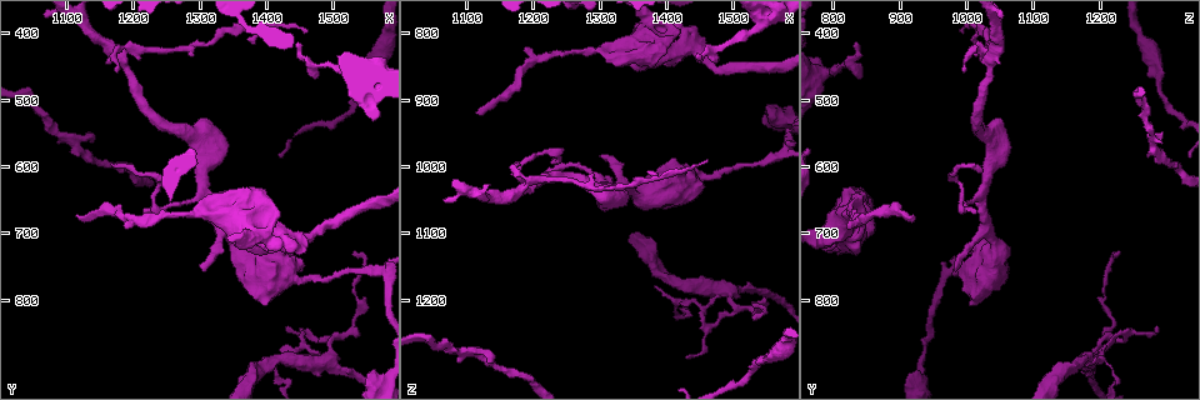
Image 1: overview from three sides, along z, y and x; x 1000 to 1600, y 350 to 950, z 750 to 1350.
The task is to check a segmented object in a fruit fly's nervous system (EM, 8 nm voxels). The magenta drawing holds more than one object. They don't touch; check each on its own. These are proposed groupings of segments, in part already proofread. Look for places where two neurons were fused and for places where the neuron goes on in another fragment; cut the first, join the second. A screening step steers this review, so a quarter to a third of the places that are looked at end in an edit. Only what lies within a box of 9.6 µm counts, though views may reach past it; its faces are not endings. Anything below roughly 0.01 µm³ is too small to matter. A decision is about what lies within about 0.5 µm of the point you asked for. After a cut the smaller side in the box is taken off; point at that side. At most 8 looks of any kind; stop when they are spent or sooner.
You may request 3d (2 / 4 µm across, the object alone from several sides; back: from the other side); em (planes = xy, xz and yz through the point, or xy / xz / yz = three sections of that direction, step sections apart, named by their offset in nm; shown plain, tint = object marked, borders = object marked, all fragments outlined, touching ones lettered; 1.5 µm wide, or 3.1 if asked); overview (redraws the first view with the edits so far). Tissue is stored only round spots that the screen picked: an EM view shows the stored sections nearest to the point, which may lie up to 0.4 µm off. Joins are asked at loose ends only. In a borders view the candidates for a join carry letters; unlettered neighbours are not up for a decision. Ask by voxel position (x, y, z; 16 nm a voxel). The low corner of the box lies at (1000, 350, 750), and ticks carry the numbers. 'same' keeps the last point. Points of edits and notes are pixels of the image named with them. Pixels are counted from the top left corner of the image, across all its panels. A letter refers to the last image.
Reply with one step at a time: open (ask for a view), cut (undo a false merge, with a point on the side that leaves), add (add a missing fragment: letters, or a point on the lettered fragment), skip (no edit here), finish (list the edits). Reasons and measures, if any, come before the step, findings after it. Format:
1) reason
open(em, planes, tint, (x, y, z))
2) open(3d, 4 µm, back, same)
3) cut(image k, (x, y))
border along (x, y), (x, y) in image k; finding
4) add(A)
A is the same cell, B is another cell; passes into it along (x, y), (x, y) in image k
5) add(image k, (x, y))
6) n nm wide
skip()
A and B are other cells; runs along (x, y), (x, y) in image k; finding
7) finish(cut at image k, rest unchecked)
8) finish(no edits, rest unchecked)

open(3d, 4 µm, (1460, 845, 1240))

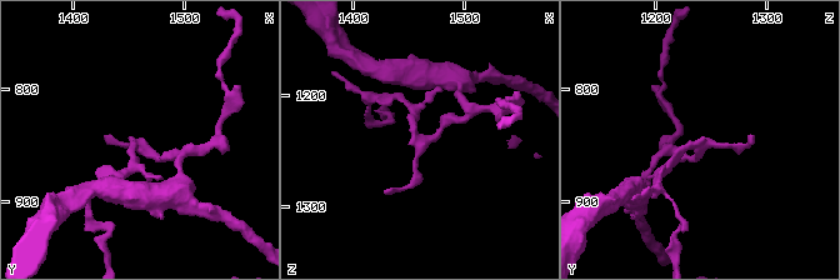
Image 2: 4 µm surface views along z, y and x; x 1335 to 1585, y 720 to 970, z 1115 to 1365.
now the EM
open(em, xz, step 8, tint, (1456, 850, 1238))

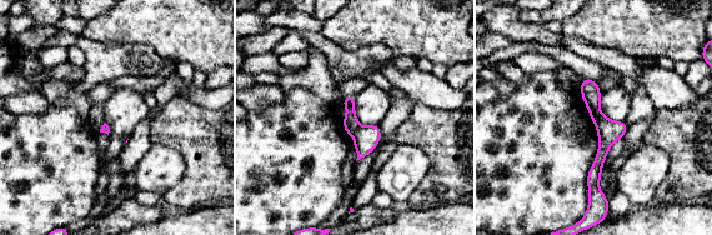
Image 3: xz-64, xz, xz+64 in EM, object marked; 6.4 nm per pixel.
cut it another way
open(em, planes, borders, same)

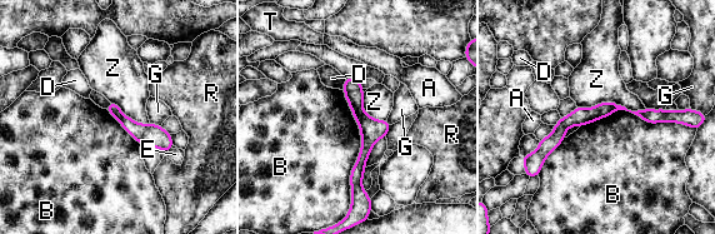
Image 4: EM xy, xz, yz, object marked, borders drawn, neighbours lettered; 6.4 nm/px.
B touches over 750 nm
cut(image 4, (353, 89))
A, B, D, E, G, R, T and Z are other cells; border along (364, 114), (359, 124) in image 4; a second neuron is stuck on

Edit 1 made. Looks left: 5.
redraw
open(overview)

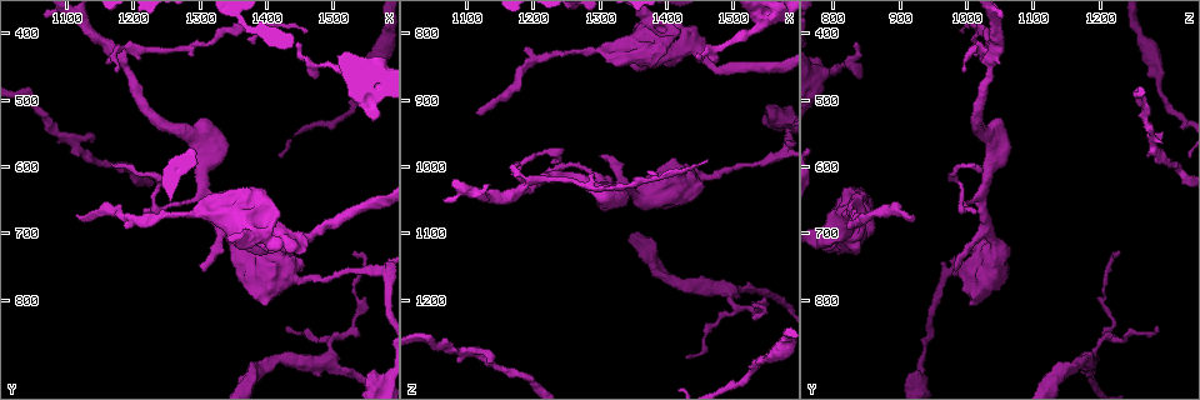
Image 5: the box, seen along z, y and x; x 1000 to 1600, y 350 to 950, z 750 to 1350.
free end
open(em, planes, borders, (1460, 730, 805))

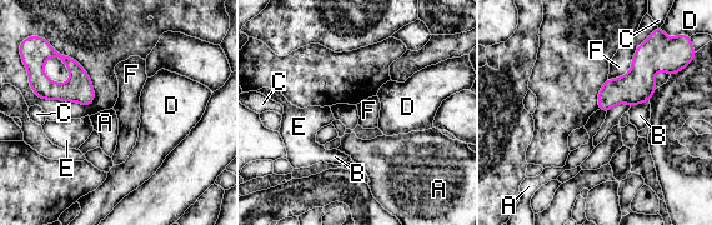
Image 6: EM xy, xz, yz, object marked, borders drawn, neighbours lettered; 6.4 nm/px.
skip()
A, B, C, D, E and F are other cells; border along (646, 40), (631, 68), (608, 79) in image 6; none of them fits

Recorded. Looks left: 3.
open(3d, 2 µm, (1450, 415, 840))

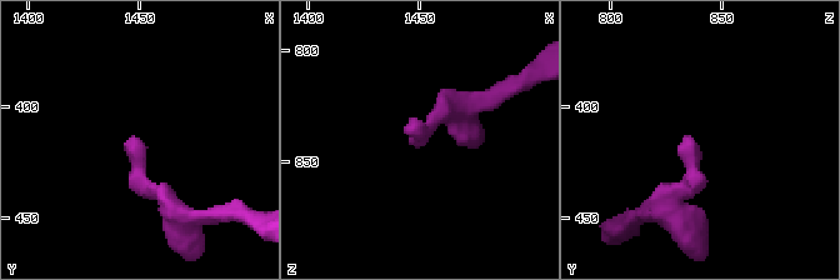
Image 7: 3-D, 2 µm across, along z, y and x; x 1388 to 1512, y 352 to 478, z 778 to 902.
open(em, yz, step 4, borders, (1448, 413, 835))

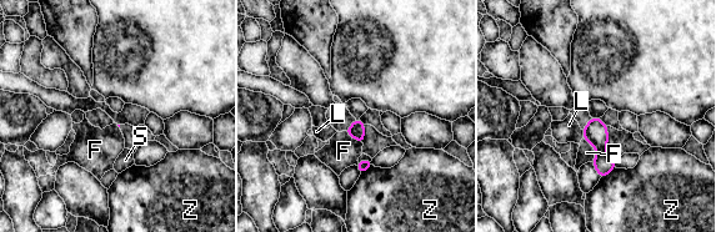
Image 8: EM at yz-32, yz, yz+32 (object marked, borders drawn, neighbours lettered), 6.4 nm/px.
skip()
F, L, S and Z are other cells; none of them fits

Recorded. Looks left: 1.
finish(cut at image 4, rest unchecked)

